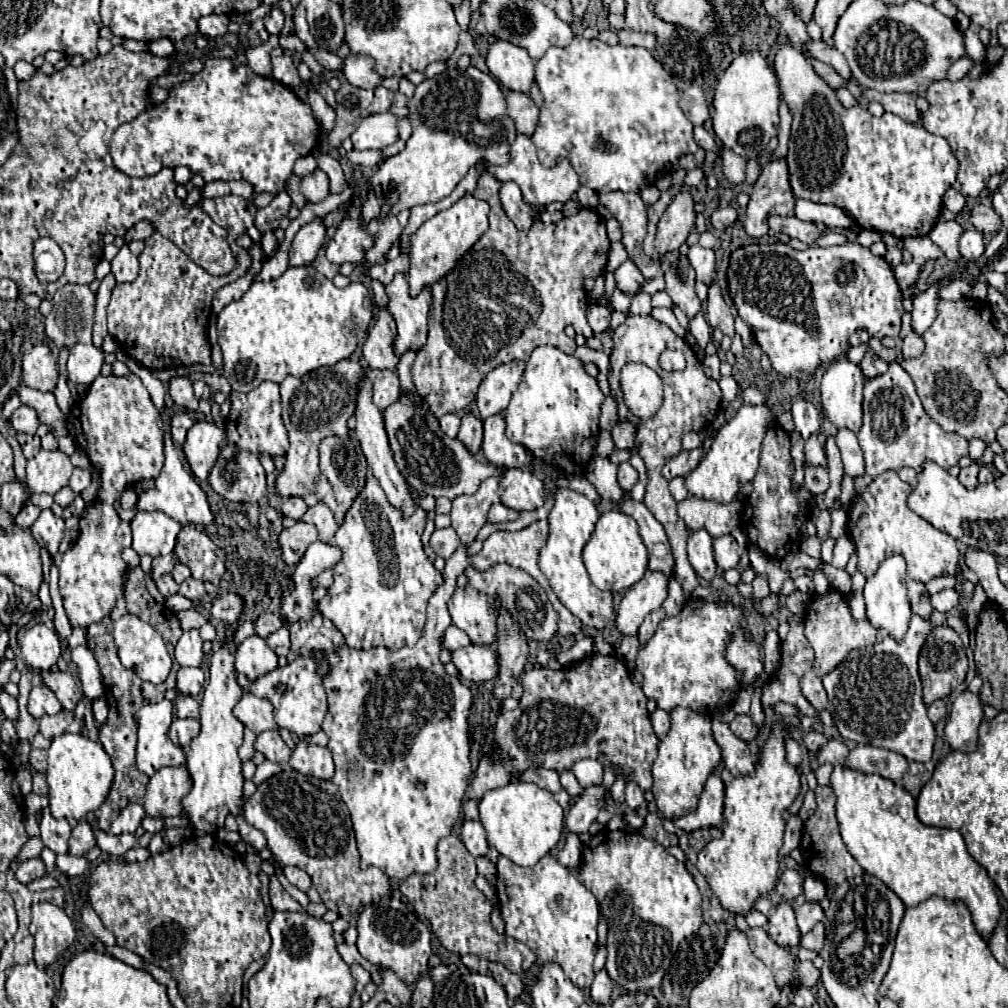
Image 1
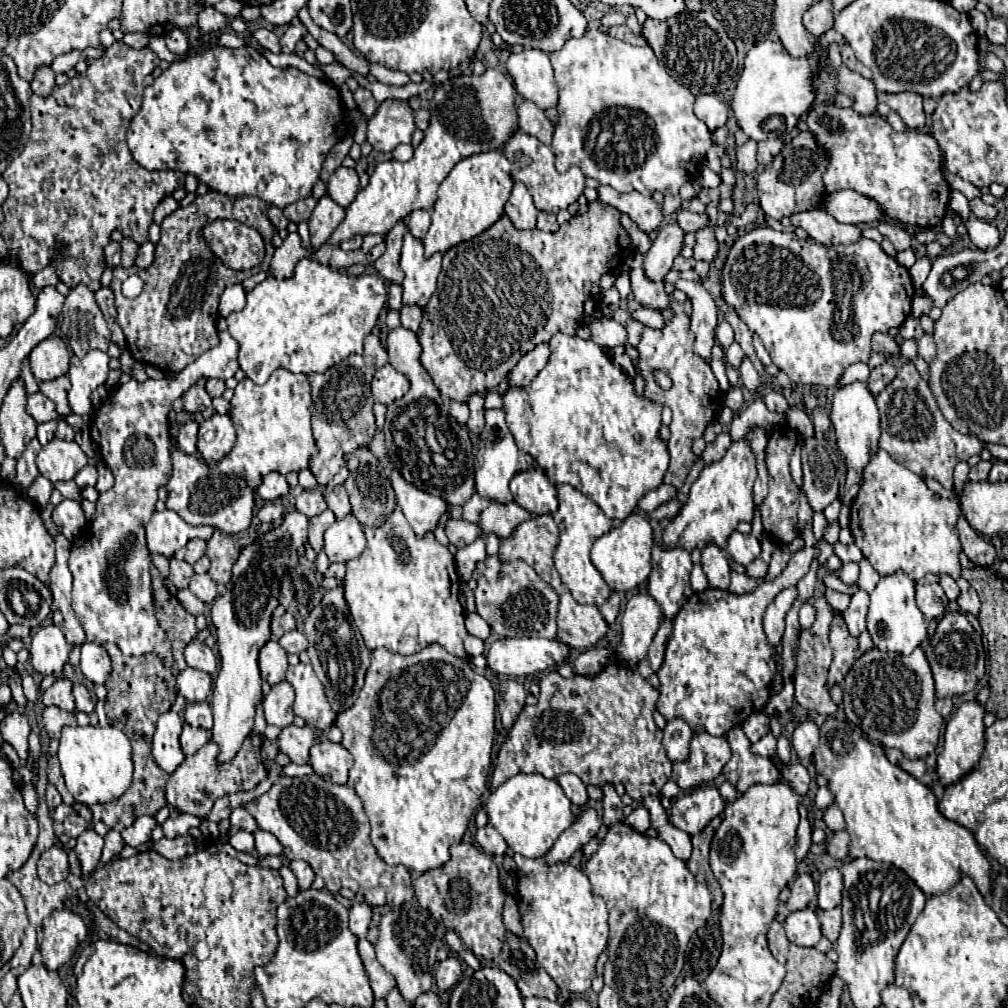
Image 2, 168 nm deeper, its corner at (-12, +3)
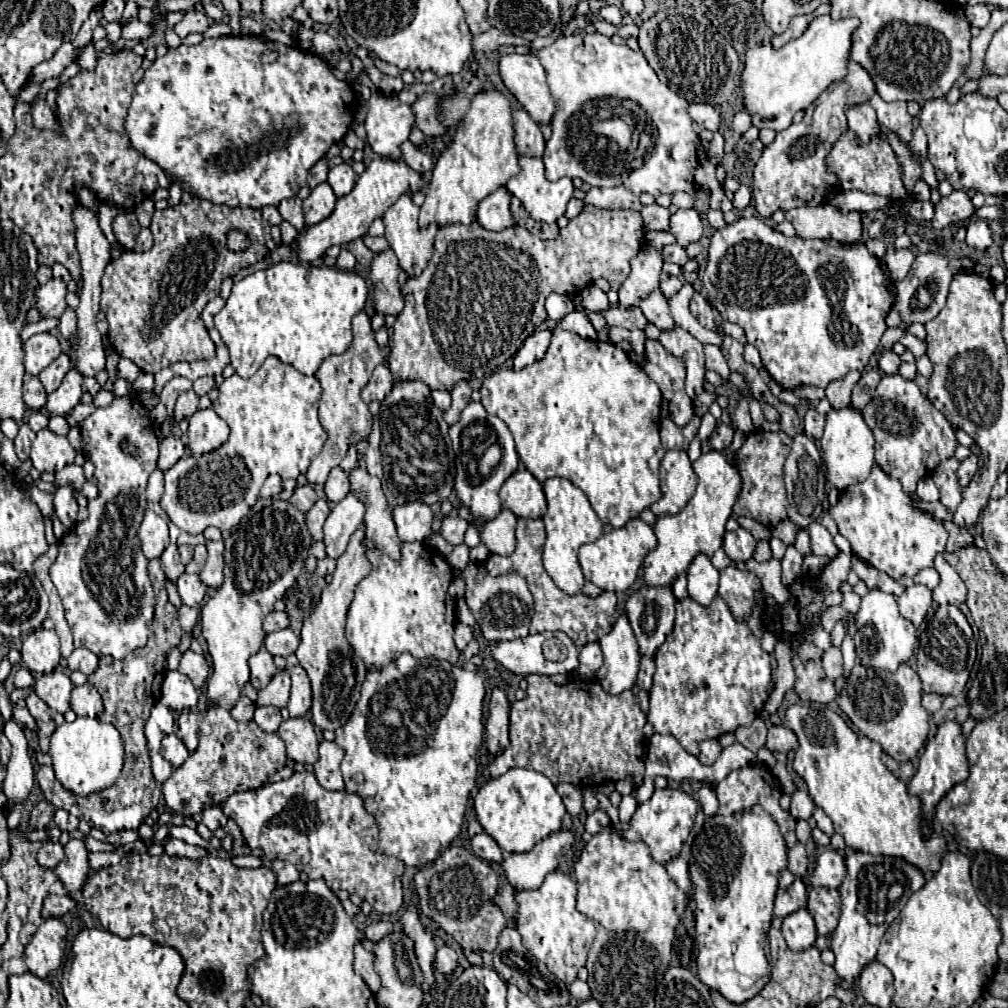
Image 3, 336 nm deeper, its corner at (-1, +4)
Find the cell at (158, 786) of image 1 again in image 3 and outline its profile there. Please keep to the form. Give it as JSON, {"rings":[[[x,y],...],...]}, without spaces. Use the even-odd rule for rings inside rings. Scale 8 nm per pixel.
{"rings":[[[210,707],[198,729],[198,747],[164,781],[166,805],[184,817],[198,815],[206,805],[218,805],[228,795],[258,789],[270,775],[286,765],[284,741],[276,733],[262,731],[254,721],[238,723],[222,707]]]}

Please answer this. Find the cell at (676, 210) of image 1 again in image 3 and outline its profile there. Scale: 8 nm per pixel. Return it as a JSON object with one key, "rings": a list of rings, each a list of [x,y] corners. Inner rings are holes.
{"rings":[[[642,245],[636,257],[630,259],[630,275],[622,283],[618,295],[622,307],[634,307],[638,299],[646,297],[652,289],[660,285],[658,277],[662,271],[662,251],[652,245]]]}

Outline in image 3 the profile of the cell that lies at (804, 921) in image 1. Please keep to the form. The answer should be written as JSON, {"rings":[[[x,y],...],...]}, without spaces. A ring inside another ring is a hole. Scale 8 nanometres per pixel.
{"rings":[[[828,849],[818,857],[816,869],[814,869],[812,877],[810,877],[810,883],[812,883],[812,887],[838,889],[844,875],[846,875],[844,857],[840,853],[836,853],[836,851]]]}

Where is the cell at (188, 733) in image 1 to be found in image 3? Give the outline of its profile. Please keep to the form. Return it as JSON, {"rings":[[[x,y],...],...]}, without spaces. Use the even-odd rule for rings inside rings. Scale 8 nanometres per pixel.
{"rings":[[[170,733],[170,735],[166,735],[162,739],[162,755],[172,763],[172,767],[178,767],[178,765],[182,765],[182,761],[186,761],[188,749],[182,743],[180,737],[176,737],[174,733]]]}

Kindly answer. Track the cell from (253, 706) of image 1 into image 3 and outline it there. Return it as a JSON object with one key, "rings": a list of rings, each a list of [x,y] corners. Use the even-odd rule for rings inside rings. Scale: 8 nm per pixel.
{"rings":[[[278,671],[272,681],[268,683],[268,687],[260,689],[258,691],[258,699],[256,699],[256,705],[260,707],[286,707],[288,703],[288,697],[290,697],[290,677],[286,671]]]}

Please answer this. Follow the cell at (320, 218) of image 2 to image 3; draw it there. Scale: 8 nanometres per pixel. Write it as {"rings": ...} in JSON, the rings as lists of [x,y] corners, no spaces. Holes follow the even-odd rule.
{"rings":[[[328,183],[318,185],[316,189],[312,189],[312,193],[304,199],[304,217],[306,217],[306,225],[312,227],[320,221],[324,221],[326,217],[332,215],[336,207],[336,197],[334,191],[330,189]]]}

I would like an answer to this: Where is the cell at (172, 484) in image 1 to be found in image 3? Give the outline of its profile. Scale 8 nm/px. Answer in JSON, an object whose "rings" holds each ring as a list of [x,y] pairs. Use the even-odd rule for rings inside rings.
{"rings":[[[268,357],[262,363],[262,367],[256,371],[256,375],[250,379],[232,375],[220,385],[218,391],[220,391],[220,397],[214,401],[212,407],[230,427],[228,441],[210,455],[202,455],[198,459],[194,455],[186,455],[164,473],[166,489],[160,499],[160,507],[166,511],[166,515],[170,517],[174,525],[178,525],[190,535],[202,533],[210,525],[218,527],[220,531],[236,527],[240,519],[254,507],[258,499],[258,489],[262,487],[268,475],[278,474],[284,480],[296,479],[300,474],[306,474],[310,461],[320,453],[326,441],[326,431],[322,429],[318,421],[318,401],[320,401],[322,389],[316,377],[302,375],[294,367],[278,361],[278,357]],[[204,457],[212,457],[210,481],[208,481],[210,461]]]}

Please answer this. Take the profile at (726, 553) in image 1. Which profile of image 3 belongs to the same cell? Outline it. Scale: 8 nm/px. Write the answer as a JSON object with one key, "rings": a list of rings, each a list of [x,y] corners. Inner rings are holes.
{"rings":[[[740,527],[738,531],[732,531],[732,533],[726,533],[726,535],[724,535],[722,549],[726,551],[726,555],[728,555],[734,563],[738,563],[738,561],[748,561],[748,559],[753,556],[754,547],[756,547],[754,537],[742,527]]]}

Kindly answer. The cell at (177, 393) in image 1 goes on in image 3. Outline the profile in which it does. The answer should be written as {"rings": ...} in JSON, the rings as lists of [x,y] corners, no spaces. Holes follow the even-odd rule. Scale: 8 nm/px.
{"rings":[[[194,391],[180,393],[180,397],[176,401],[176,407],[174,407],[174,419],[182,421],[184,417],[194,415],[196,411],[198,411],[198,395]]]}

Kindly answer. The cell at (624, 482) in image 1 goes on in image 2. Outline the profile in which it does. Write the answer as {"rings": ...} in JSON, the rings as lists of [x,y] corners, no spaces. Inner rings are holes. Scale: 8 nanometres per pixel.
{"rings":[[[557,332],[549,346],[549,362],[535,376],[535,380],[529,386],[507,388],[503,392],[503,412],[507,426],[511,428],[519,450],[535,458],[535,462],[545,470],[549,482],[571,484],[595,500],[607,518],[625,520],[631,512],[635,512],[637,502],[649,490],[661,486],[667,472],[667,442],[659,438],[663,406],[645,396],[637,396],[633,382],[593,340]]]}

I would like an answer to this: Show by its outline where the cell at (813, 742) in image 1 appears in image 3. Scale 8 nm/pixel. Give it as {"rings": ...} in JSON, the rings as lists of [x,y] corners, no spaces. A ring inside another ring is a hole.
{"rings":[[[768,727],[766,747],[770,751],[780,751],[780,753],[790,753],[798,749],[798,737],[794,731],[782,727]]]}

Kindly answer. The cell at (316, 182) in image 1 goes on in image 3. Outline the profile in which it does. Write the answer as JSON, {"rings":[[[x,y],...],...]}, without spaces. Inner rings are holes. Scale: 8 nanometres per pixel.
{"rings":[[[348,163],[332,167],[330,173],[328,173],[328,185],[332,187],[336,197],[348,195],[352,191],[354,183],[356,183],[356,177],[354,177],[354,171],[352,171],[352,167]]]}

